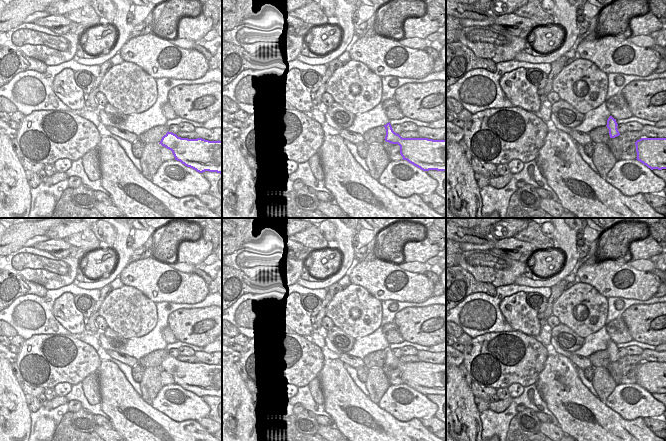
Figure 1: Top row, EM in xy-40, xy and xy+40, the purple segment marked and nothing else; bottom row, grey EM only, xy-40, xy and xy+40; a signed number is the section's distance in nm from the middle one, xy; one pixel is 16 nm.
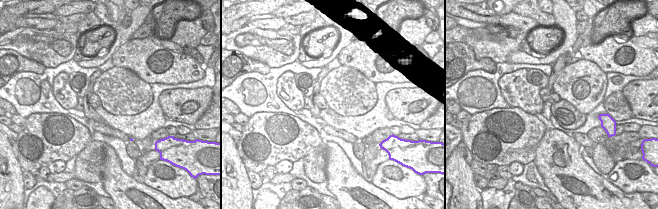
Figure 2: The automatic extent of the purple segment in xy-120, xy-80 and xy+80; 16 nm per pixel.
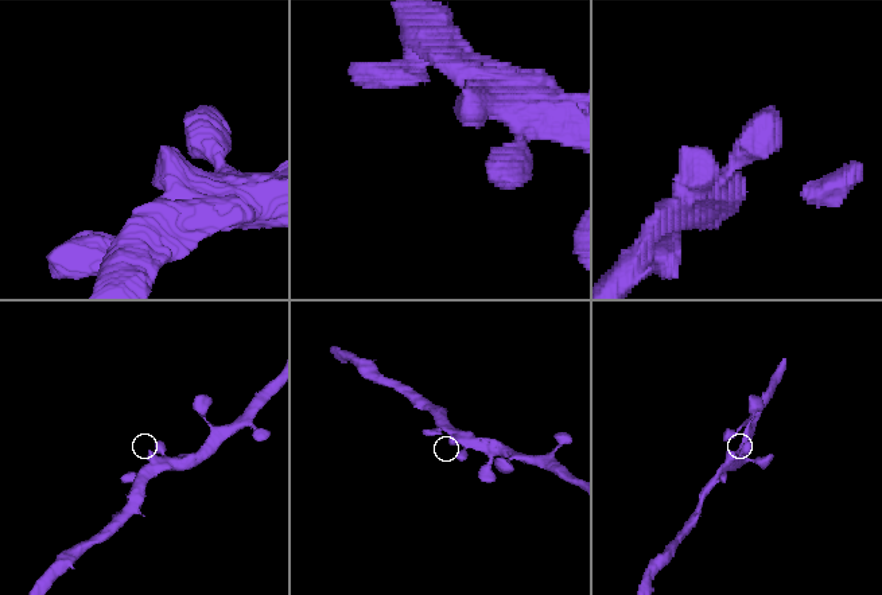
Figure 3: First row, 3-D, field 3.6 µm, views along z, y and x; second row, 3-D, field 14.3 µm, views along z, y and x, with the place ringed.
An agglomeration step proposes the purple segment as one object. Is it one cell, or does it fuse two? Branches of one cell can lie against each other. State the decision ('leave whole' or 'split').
leave whole

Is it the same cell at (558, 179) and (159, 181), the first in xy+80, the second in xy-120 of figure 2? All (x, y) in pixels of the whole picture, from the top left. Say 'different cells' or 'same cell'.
different cells

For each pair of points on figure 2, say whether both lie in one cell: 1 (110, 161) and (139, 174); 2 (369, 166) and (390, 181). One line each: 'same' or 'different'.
1: different
2: different

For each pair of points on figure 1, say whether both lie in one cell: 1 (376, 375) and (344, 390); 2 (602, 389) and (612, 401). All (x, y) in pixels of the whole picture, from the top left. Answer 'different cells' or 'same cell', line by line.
1: different cells
2: different cells

